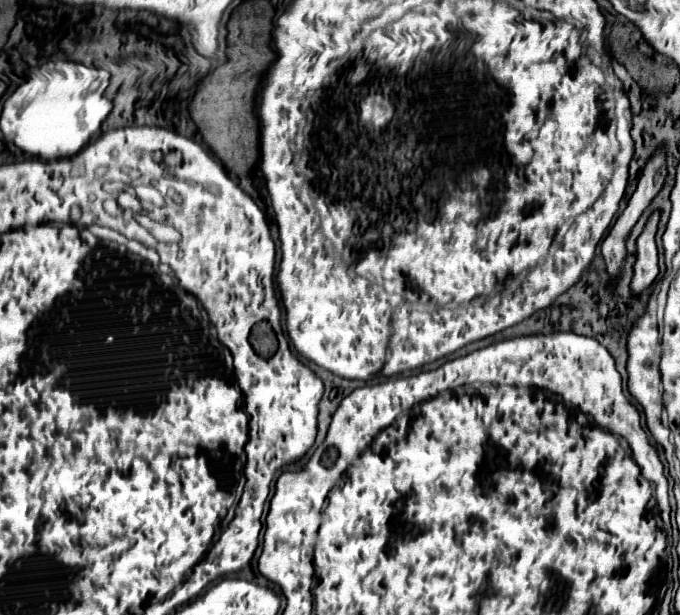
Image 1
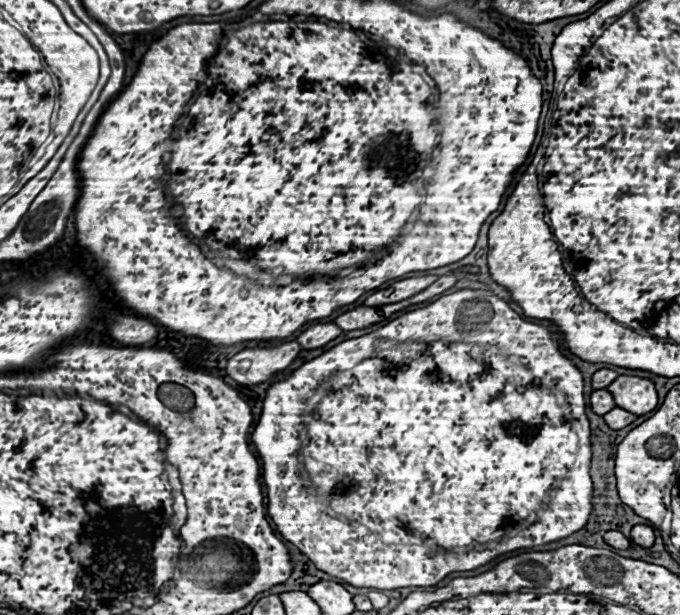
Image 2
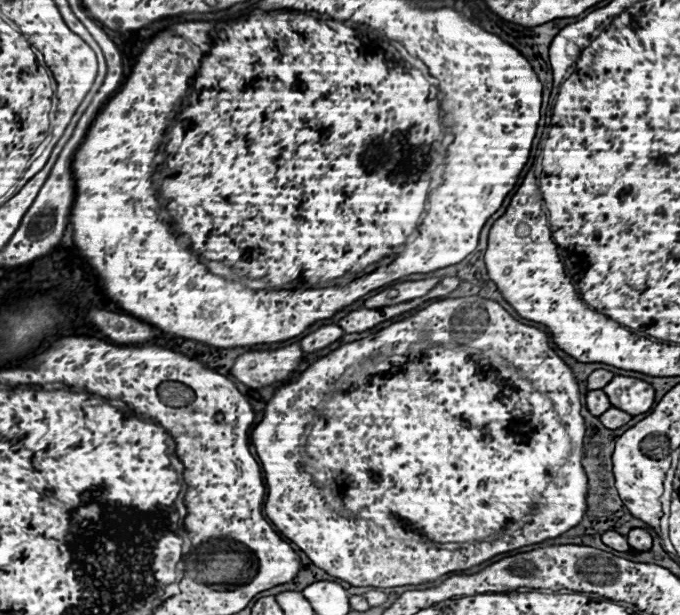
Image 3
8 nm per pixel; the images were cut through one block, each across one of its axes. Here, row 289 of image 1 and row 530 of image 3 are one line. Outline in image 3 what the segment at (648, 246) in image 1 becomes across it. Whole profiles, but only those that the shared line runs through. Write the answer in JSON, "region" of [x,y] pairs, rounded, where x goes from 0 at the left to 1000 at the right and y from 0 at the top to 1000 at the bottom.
{"region":[[[929,859],[921,875],[924,875],[924,885],[932,894],[944,894],[947,898],[947,894],[956,894],[956,888],[959,888],[959,872],[947,859]]]}

